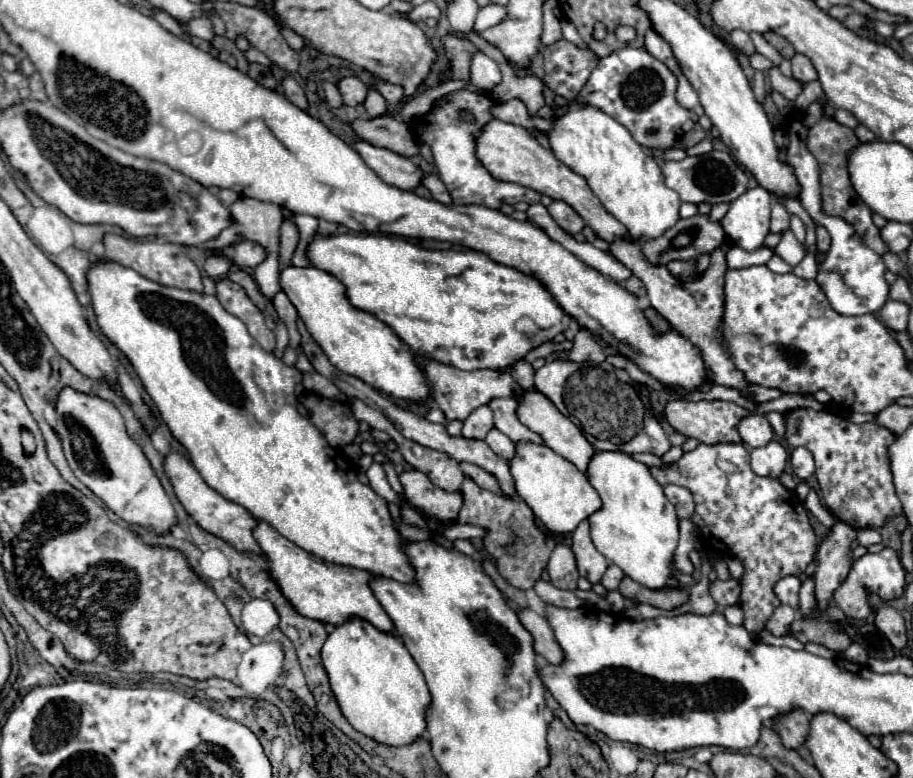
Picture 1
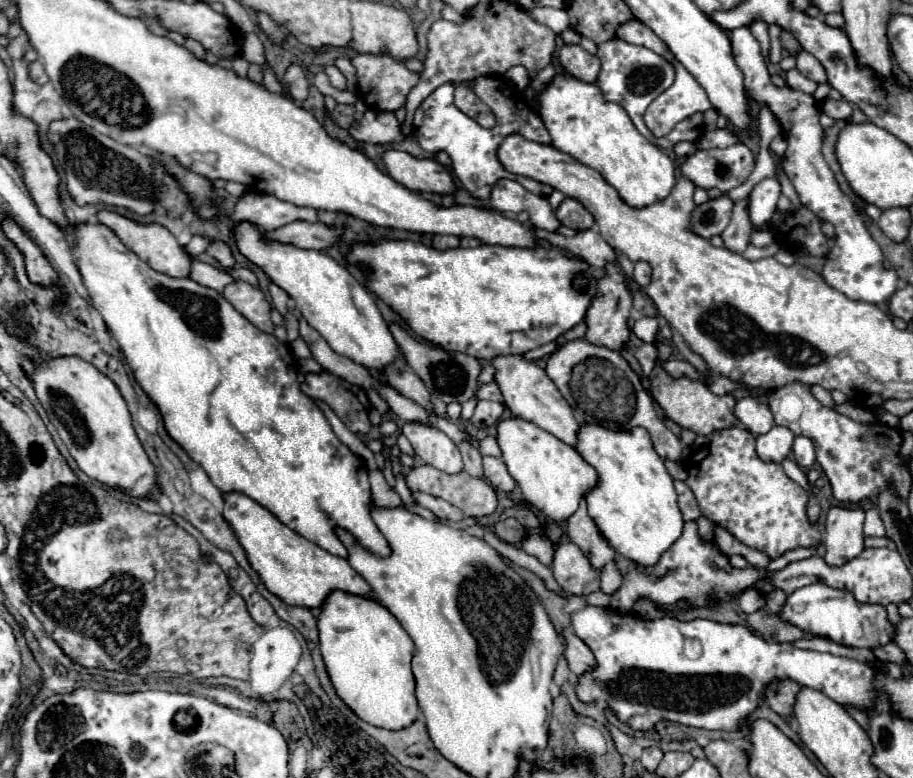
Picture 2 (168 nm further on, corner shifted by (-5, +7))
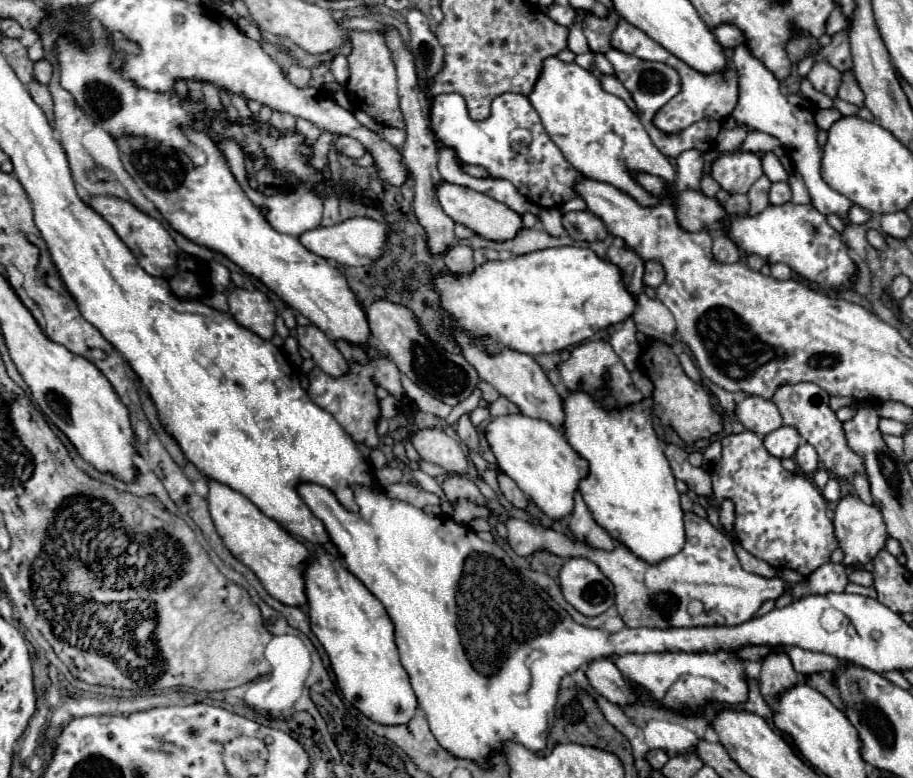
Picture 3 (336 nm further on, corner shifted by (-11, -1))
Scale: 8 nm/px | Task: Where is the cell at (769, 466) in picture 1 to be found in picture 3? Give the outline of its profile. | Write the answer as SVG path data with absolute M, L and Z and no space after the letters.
M781 426L775 432L771 432L769 436L765 436L765 448L771 456L783 460L783 458L793 458L797 448L801 444L801 436L795 428L789 426Z

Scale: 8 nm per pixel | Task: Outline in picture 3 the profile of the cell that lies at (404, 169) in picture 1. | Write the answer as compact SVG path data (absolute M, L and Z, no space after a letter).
M441 180L437 184L437 198L439 198L439 204L441 204L441 208L445 210L445 214L449 218L453 218L455 222L463 222L471 232L477 232L483 238L503 242L503 240L513 238L515 232L521 228L521 216L517 216L505 204L499 204L499 202L491 200L489 196L479 194L479 192L475 192L471 188L449 184L447 180Z

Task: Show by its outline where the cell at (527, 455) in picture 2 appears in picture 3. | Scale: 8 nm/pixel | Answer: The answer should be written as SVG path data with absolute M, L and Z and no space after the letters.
M511 414L493 418L485 430L485 436L497 458L499 470L515 480L515 484L543 514L547 514L551 520L561 520L573 512L573 496L579 482L589 474L589 462L569 446L561 430L555 430L545 420Z

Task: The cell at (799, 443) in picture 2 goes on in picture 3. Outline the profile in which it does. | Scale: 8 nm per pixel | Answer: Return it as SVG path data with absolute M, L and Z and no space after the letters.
M803 442L803 444L797 448L797 452L795 452L795 462L797 462L799 470L801 470L803 474L807 474L807 476L815 474L817 468L819 468L819 456L817 456L815 448L813 448L811 444L807 444L807 442Z

